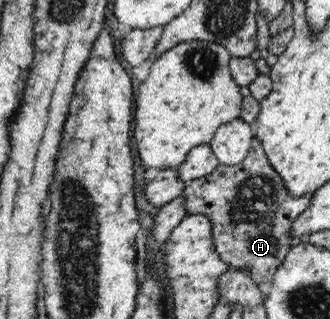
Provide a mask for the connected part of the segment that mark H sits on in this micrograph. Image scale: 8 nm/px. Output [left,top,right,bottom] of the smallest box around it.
[181,137,313,288]

